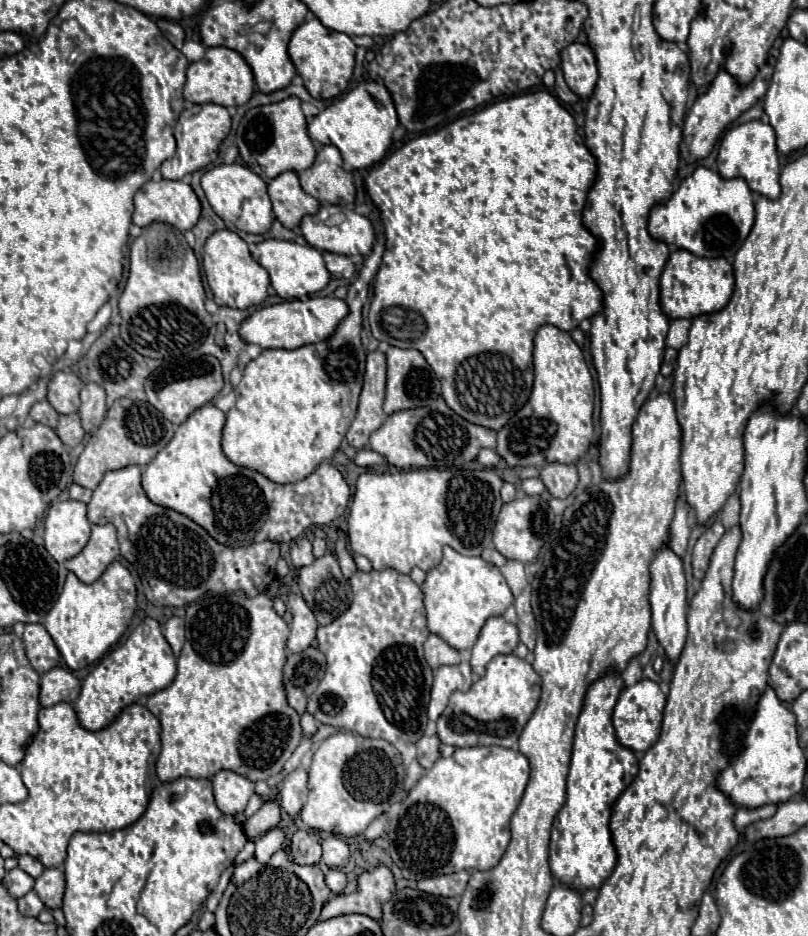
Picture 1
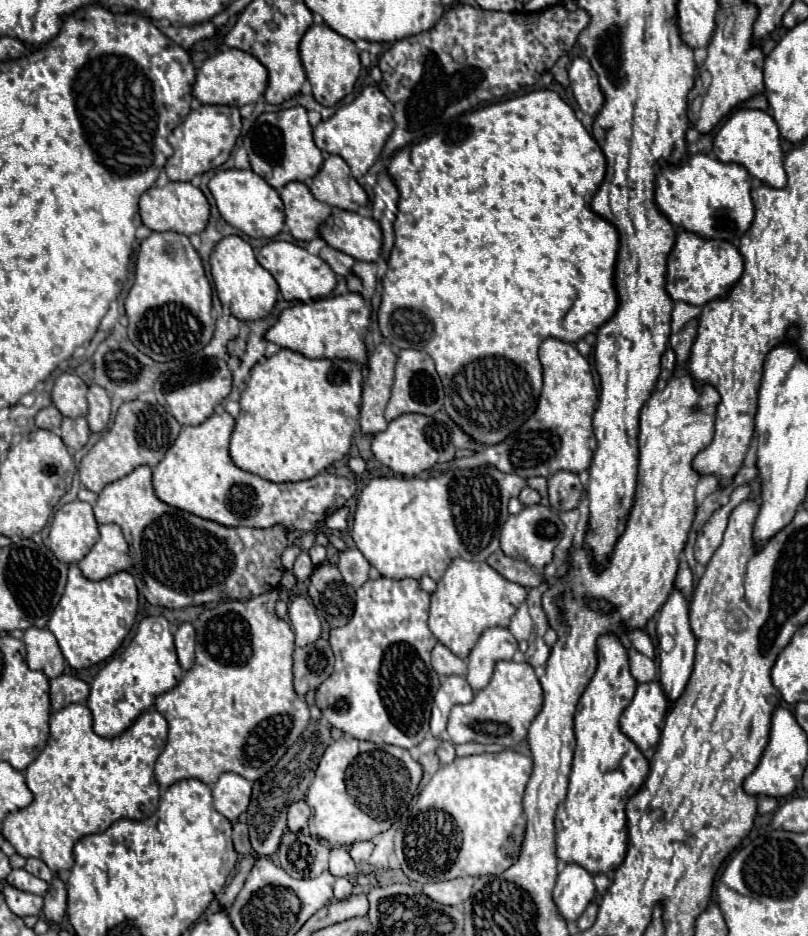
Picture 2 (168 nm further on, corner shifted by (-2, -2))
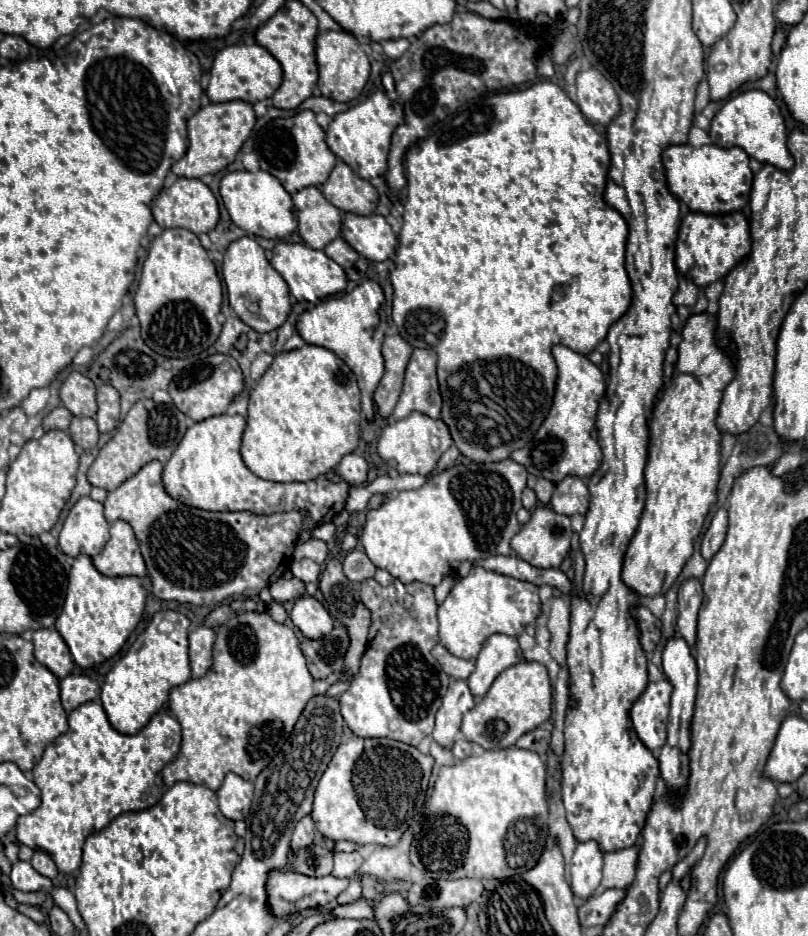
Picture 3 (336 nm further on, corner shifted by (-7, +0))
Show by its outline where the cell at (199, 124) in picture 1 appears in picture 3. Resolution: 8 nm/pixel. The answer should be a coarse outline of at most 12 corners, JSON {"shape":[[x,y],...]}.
{"shape":[[242,100],[208,104],[188,120],[176,176],[234,162],[256,122]]}

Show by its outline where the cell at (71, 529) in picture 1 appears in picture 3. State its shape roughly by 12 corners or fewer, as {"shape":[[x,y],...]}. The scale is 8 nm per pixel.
{"shape":[[90,496],[68,512],[58,542],[96,556],[108,542],[104,506]]}

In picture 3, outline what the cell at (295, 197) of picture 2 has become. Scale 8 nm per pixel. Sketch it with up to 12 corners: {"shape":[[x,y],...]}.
{"shape":[[318,188],[292,202],[298,234],[322,250],[340,234],[340,210]]}

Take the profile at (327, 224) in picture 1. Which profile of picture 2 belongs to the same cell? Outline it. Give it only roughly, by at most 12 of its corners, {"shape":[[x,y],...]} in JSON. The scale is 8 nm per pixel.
{"shape":[[333,210],[321,226],[329,246],[355,260],[377,262],[379,222]]}

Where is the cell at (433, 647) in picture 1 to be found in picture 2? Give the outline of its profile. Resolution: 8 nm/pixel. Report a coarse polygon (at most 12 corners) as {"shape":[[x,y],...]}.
{"shape":[[443,644],[431,652],[433,670],[439,676],[467,674],[467,662]]}

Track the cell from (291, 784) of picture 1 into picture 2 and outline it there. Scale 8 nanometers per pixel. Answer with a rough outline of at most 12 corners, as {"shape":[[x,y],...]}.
{"shape":[[301,800],[289,806],[287,828],[307,828],[309,806]]}

